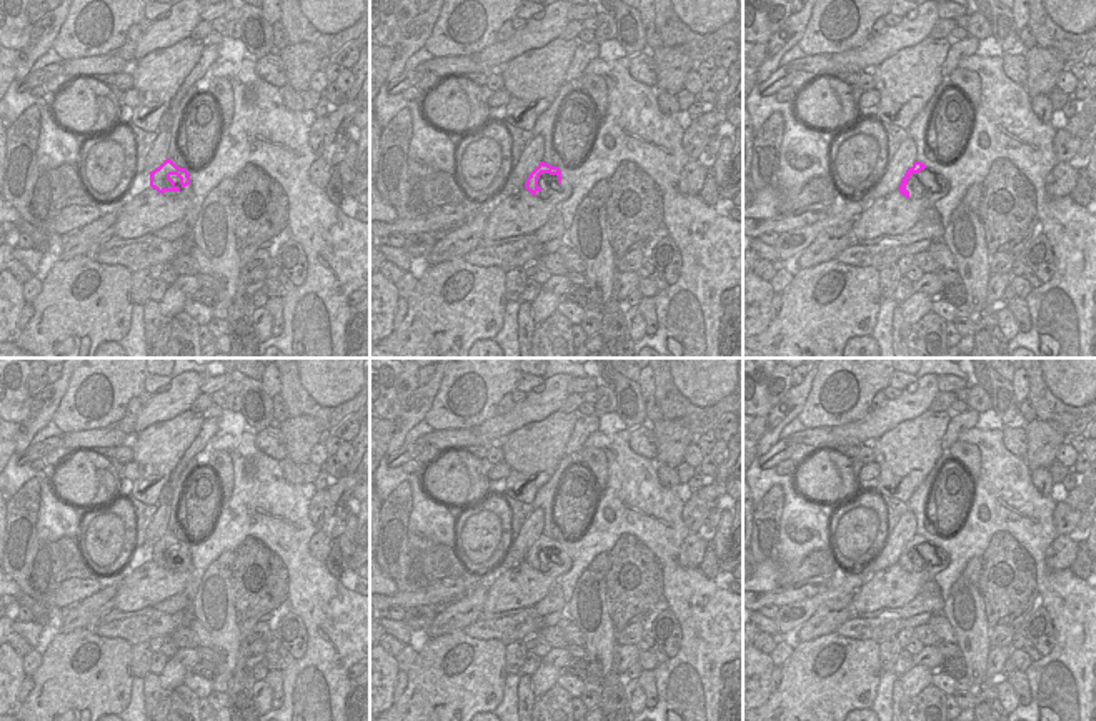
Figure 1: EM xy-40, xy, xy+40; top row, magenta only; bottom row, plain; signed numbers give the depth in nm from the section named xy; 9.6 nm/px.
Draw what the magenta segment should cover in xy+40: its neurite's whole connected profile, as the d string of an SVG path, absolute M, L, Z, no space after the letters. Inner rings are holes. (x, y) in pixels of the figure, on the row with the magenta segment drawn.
M914 162L901 178L898 190L903 196L913 201L921 201L924 208L928 208L933 206L934 201L946 196L949 185L939 173L928 168L921 162Z

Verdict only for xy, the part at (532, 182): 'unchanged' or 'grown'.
grown

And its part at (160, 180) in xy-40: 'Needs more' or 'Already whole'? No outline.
Needs more.

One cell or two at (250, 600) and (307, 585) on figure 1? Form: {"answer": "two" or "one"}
{"answer": "two"}

